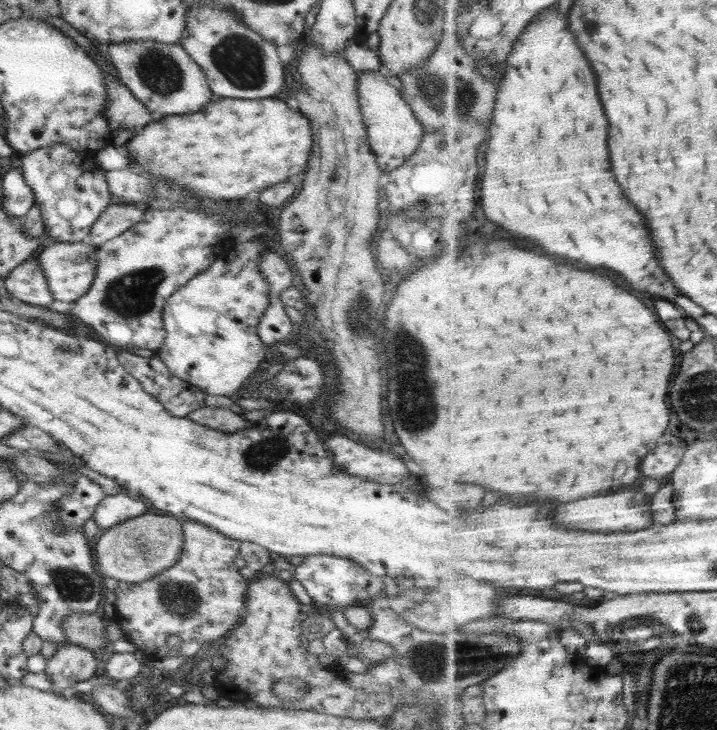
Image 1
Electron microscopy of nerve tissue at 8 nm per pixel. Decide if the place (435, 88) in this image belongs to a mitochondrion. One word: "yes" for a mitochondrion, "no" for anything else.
yes

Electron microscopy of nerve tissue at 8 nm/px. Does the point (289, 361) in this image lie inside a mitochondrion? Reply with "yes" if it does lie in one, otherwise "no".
no

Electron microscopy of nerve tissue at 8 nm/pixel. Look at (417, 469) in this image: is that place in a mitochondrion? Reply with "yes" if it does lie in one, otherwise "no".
no

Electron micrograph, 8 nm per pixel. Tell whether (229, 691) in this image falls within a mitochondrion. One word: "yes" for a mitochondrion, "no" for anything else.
no

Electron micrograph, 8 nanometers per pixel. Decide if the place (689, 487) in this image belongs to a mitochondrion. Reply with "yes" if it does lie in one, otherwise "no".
no

